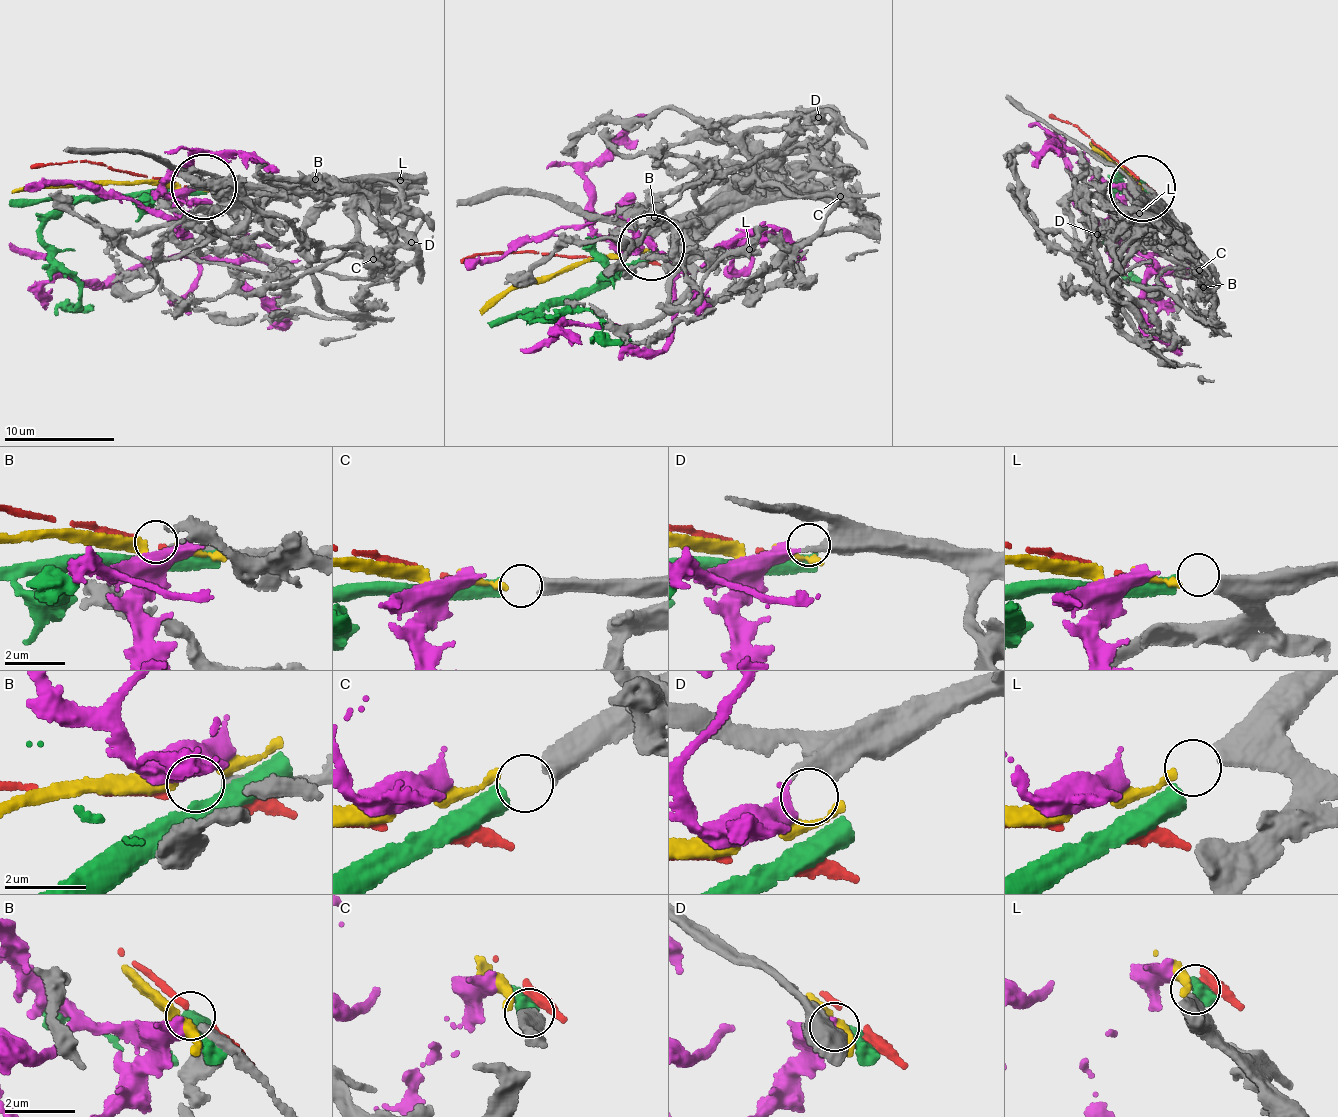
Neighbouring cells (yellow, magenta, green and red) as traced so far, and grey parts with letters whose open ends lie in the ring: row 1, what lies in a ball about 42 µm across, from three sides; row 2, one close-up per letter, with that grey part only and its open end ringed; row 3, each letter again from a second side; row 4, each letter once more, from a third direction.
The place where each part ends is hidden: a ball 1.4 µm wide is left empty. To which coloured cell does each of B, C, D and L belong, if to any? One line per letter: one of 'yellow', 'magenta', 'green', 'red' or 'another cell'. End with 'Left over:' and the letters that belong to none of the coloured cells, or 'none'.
B: another cell
C: green
D: magenta
L: yellow
Left over: B

